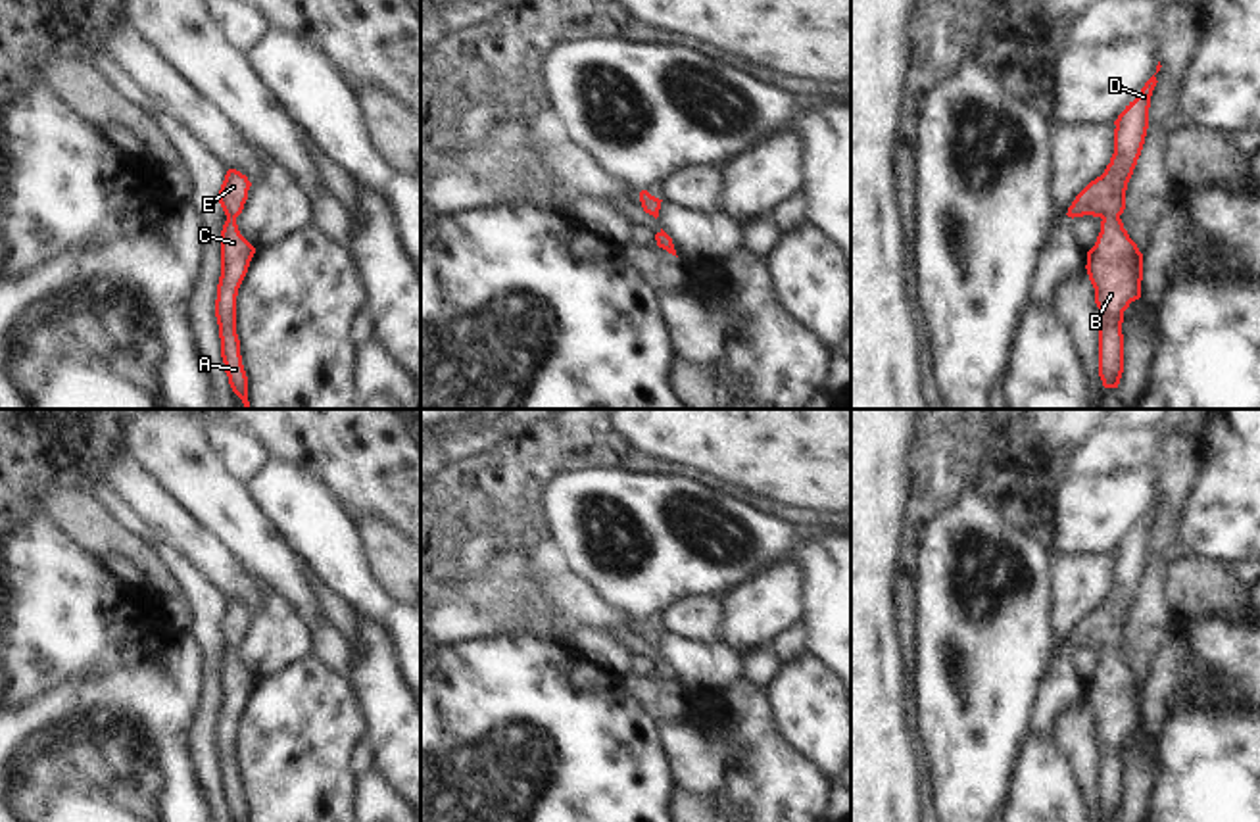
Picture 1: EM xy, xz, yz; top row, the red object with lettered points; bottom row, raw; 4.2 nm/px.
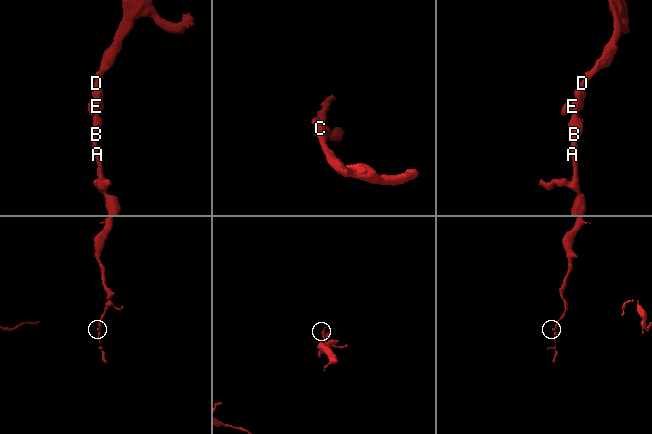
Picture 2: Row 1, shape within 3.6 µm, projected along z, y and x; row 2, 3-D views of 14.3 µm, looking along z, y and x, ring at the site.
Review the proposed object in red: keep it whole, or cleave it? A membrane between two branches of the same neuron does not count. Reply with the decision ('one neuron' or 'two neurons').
one neuron

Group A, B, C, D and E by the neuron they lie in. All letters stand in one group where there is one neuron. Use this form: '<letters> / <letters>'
A B C D E

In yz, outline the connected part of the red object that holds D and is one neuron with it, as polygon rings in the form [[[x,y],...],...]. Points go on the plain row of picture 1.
[[[1152,505],[1137,528],[1114,551],[1114,584],[1104,603],[1091,611],[1068,638],[1068,647],[1101,647],[1101,663],[1087,682],[1087,705],[1099,737],[1099,807],[1104,818],[1118,818],[1124,803],[1124,741],[1141,728],[1143,684],[1129,668],[1120,645],[1126,640],[1126,620],[1141,586]]]

